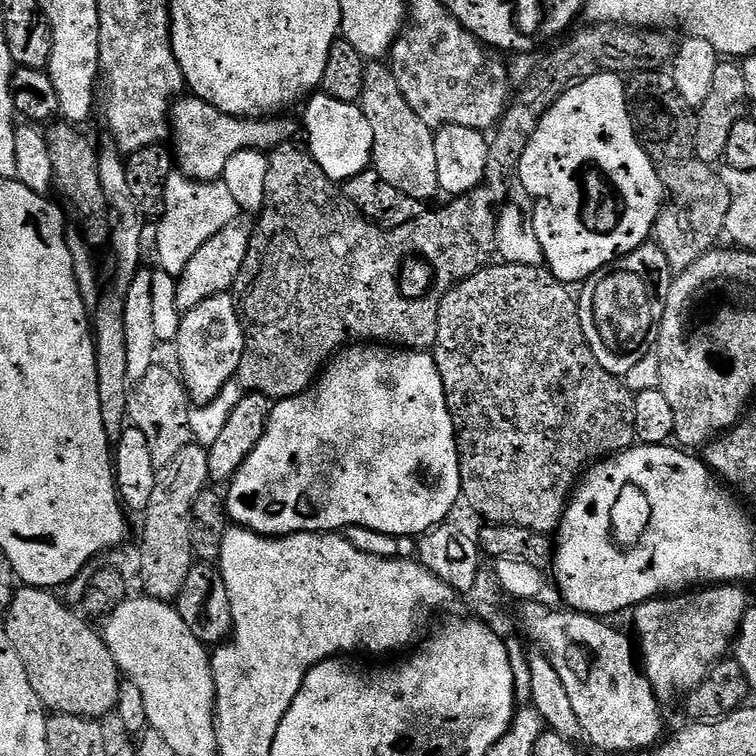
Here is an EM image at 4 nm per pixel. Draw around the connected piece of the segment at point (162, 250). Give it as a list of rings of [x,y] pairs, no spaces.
[[[173,174],[166,182],[159,216],[160,225],[156,228],[156,256],[160,259],[158,268],[178,278],[182,270],[186,270],[186,262],[190,262],[190,258],[194,258],[194,254],[198,254],[198,250],[202,250],[202,246],[206,246],[206,242],[222,230],[222,226],[237,219],[238,209],[224,183],[189,180],[183,174]]]

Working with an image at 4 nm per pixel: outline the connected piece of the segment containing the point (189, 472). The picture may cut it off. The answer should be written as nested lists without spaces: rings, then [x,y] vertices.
[[[193,442],[178,450],[178,454],[174,454],[174,458],[170,458],[170,462],[166,462],[166,466],[156,473],[150,506],[142,514],[144,526],[138,563],[141,589],[153,600],[173,601],[181,592],[186,575],[193,571],[194,557],[190,542],[192,508],[198,494],[209,487],[209,468],[208,448]]]

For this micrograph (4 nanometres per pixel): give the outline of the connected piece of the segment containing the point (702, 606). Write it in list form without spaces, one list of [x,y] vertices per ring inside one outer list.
[[[736,582],[712,584],[636,605],[631,616],[640,639],[638,656],[657,700],[667,702],[676,695],[692,692],[706,679],[709,670],[729,655],[740,622],[750,607],[747,594],[740,588],[743,587]]]

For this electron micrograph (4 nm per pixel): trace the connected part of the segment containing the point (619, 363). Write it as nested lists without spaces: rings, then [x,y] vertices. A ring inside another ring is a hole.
[[[645,242],[630,255],[622,256],[595,272],[579,289],[582,330],[602,370],[624,378],[644,355],[653,351],[660,335],[660,323],[664,320],[664,309],[672,295],[673,279],[672,267],[666,262],[659,246],[654,242]]]

